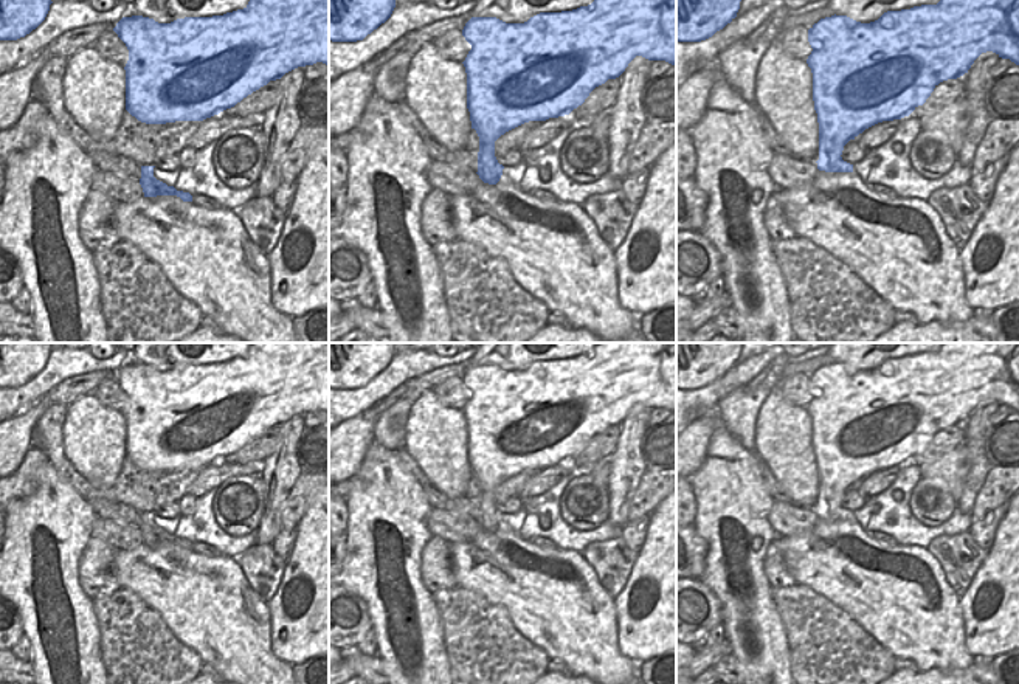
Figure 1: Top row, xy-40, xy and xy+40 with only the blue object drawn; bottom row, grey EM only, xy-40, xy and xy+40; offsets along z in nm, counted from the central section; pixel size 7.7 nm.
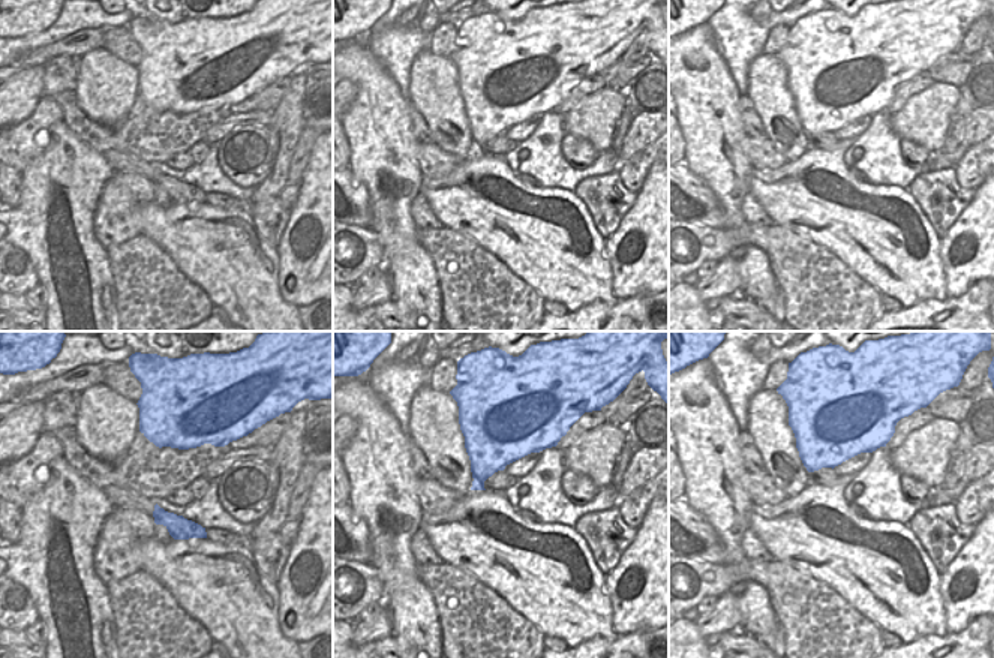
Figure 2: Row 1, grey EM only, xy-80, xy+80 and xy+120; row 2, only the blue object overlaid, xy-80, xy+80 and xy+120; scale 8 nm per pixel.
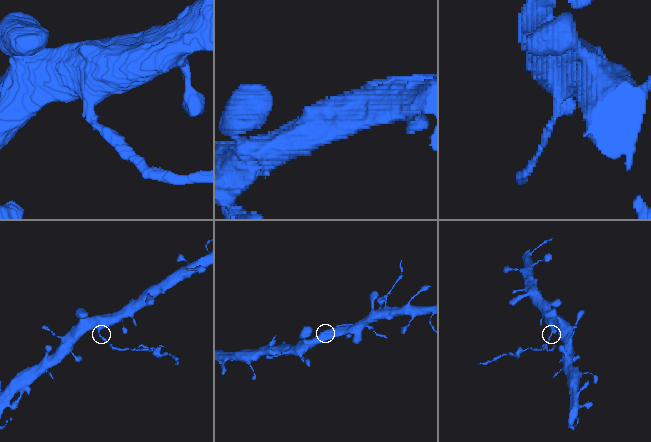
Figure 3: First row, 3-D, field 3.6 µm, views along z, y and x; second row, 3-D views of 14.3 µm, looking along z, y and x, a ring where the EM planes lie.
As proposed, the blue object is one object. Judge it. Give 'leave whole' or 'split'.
split

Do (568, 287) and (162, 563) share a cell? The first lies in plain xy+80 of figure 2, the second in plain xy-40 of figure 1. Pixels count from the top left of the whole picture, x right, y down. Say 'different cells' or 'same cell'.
same cell

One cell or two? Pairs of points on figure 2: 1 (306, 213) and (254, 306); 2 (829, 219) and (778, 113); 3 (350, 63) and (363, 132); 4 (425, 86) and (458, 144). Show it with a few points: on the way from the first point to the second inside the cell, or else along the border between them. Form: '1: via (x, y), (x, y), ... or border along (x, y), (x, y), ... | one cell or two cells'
1: border along (276, 248), (278, 291), (282, 297) | two cells
2: border along (810, 146), (799, 156), (787, 161) | two cells
3: via (366, 80), (366, 116) | one cell
4: via (438, 101), (450, 129) | one cell

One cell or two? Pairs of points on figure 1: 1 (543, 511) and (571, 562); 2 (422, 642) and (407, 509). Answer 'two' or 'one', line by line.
1: two
2: one

